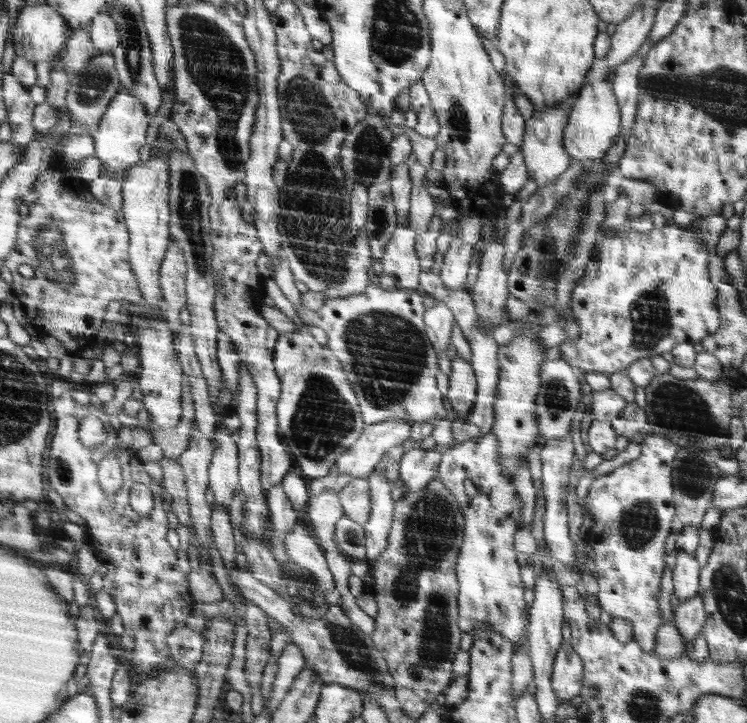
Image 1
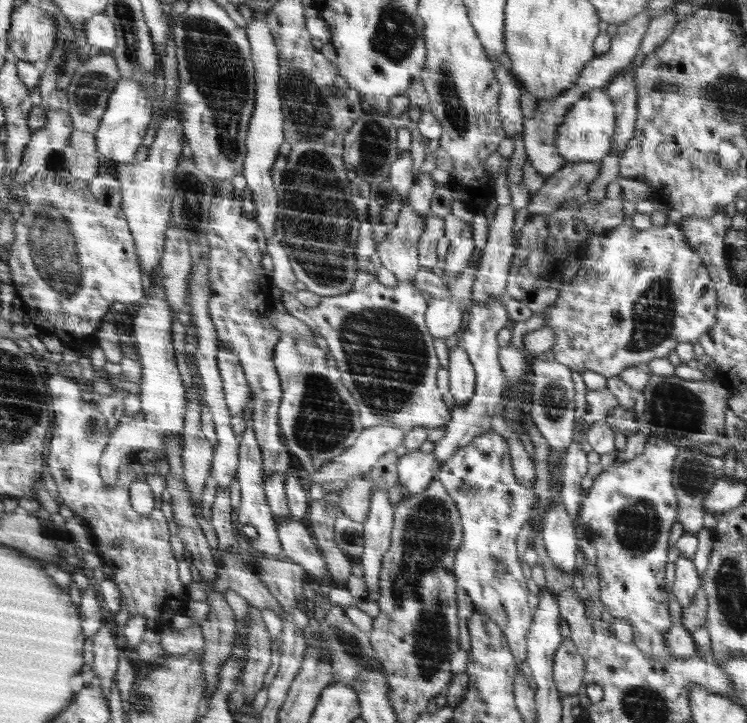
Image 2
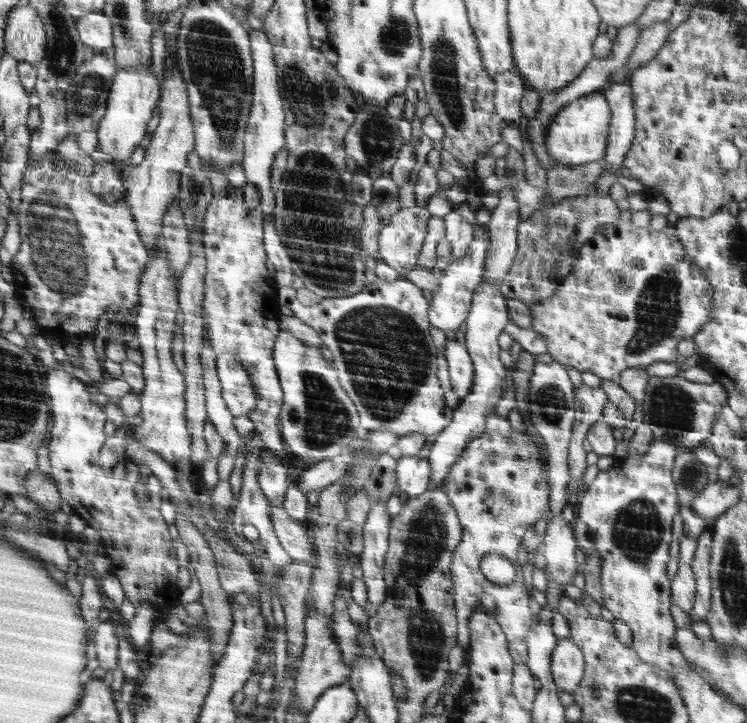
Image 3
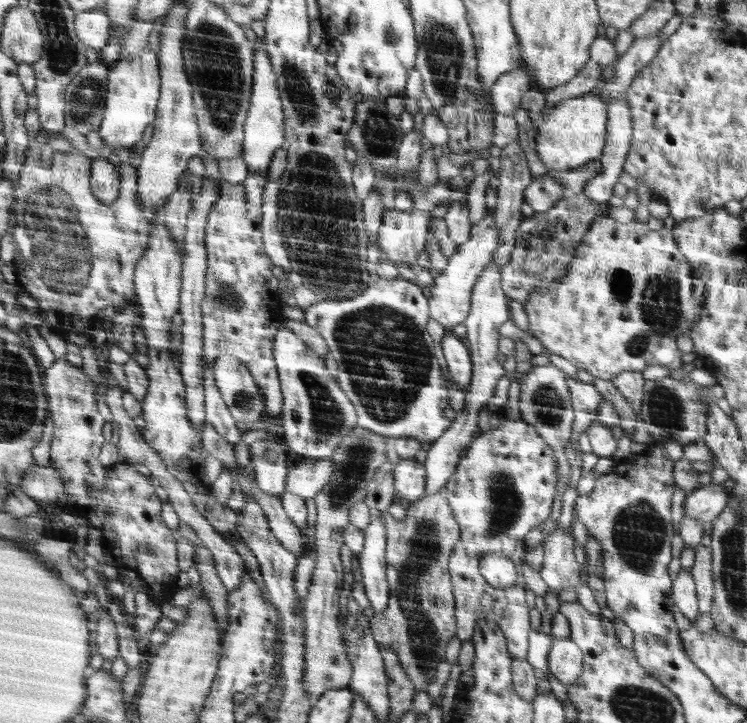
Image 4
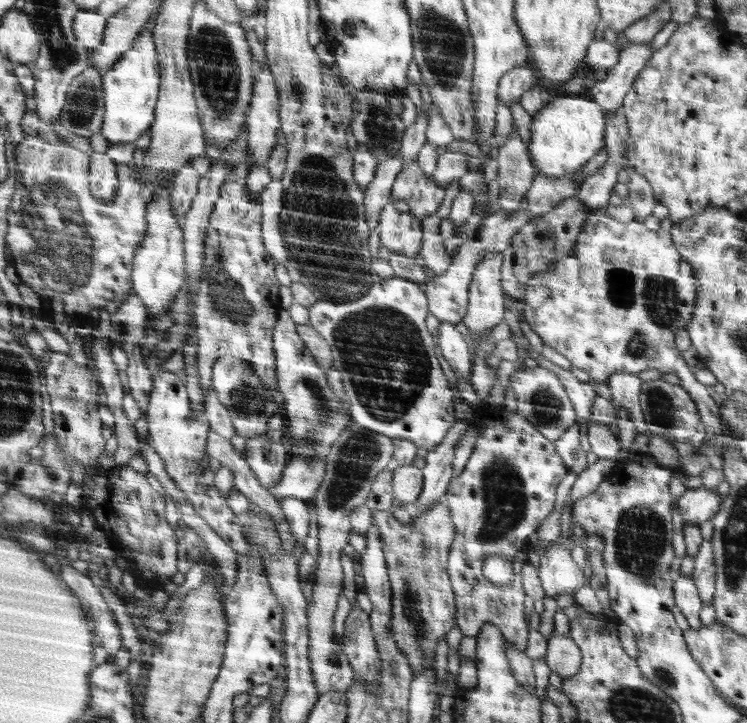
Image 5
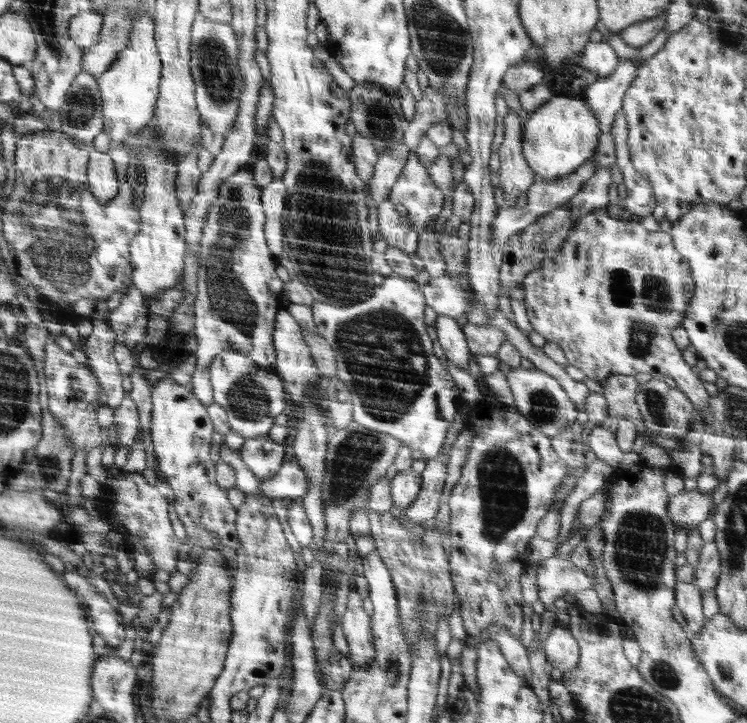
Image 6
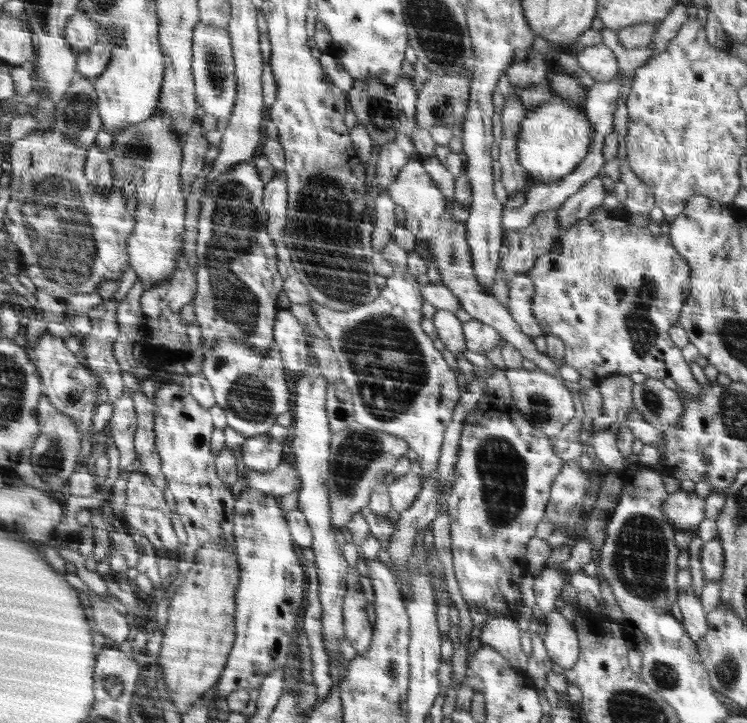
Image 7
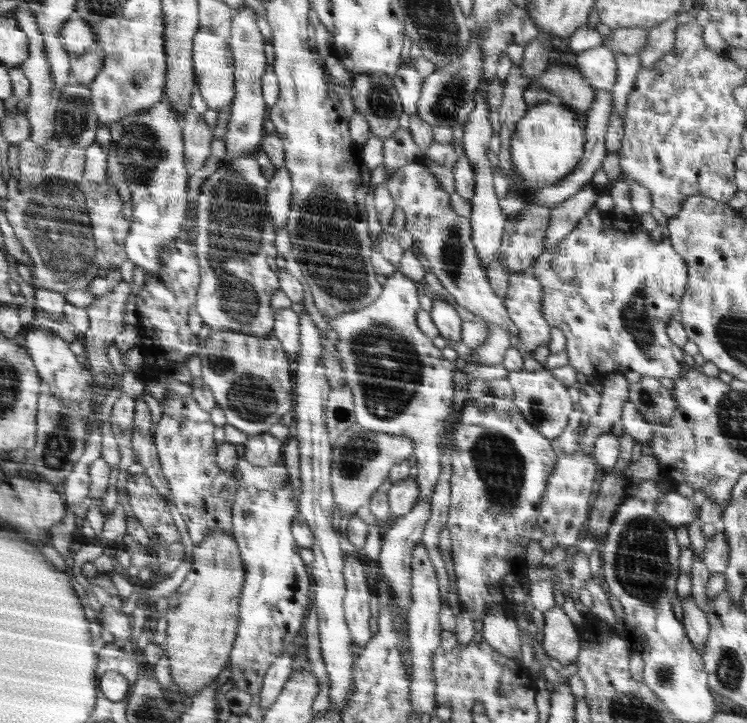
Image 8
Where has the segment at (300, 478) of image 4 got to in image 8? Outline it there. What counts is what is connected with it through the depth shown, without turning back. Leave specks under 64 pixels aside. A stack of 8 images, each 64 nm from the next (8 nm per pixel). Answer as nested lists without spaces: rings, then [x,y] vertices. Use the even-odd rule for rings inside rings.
[[[240,457],[235,471],[242,478],[242,485],[262,490],[280,489],[290,479],[284,462],[262,467],[251,465],[244,457]]]

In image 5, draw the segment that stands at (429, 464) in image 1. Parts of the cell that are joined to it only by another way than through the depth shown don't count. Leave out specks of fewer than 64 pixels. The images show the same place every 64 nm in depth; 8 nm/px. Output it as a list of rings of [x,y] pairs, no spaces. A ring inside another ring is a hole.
[[[412,464],[400,466],[393,471],[392,490],[397,506],[413,503],[422,494],[425,478],[422,469]]]

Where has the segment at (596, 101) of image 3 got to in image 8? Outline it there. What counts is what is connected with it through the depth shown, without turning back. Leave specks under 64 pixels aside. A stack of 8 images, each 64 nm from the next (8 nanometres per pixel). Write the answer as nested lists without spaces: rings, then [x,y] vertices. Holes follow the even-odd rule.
[[[542,103],[529,107],[516,123],[516,131],[509,139],[511,166],[515,175],[515,192],[550,187],[575,170],[585,150],[584,132],[576,122],[577,113],[562,104]]]

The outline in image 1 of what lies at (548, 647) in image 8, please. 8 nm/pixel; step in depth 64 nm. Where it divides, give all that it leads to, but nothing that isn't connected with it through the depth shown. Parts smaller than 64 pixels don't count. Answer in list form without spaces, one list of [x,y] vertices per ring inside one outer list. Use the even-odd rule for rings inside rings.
[[[563,642],[553,663],[552,689],[561,704],[568,698],[578,696],[580,686],[584,686],[584,662],[569,642]]]

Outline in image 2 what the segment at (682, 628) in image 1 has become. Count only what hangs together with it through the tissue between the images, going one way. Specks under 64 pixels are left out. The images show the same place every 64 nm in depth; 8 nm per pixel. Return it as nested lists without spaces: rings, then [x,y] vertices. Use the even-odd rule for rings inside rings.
[[[704,527],[698,530],[697,538],[697,551],[691,560],[694,562],[694,566],[696,566],[698,576],[700,576],[700,586],[690,606],[683,608],[681,621],[681,624],[686,630],[689,630],[691,635],[700,626],[704,626],[707,620],[708,599],[706,599],[706,590],[704,590],[704,579],[702,579],[702,576],[706,574],[706,568],[713,547],[712,529]]]

